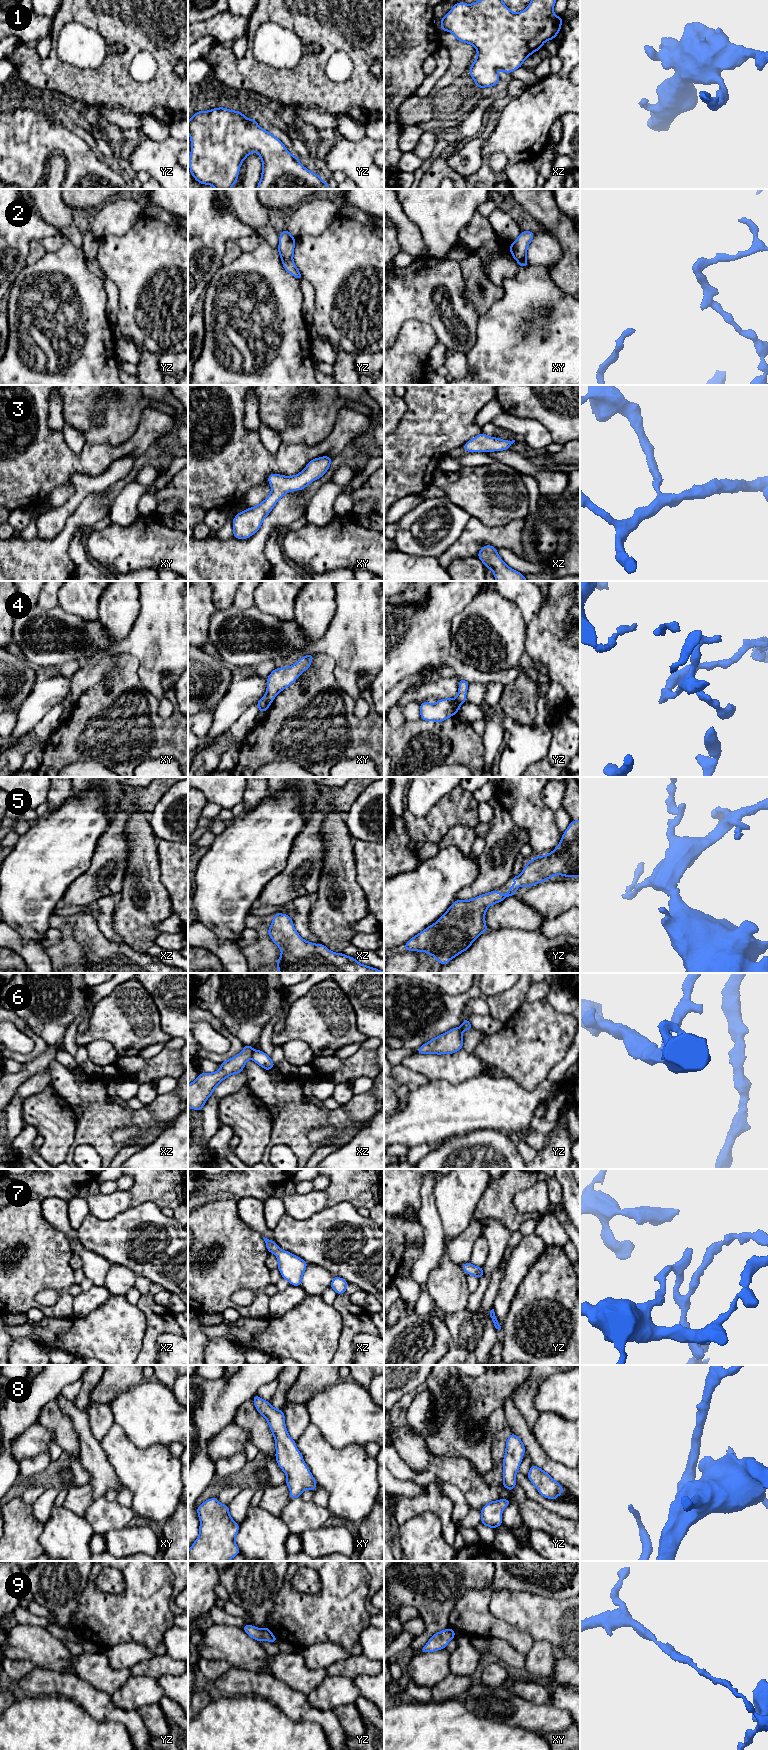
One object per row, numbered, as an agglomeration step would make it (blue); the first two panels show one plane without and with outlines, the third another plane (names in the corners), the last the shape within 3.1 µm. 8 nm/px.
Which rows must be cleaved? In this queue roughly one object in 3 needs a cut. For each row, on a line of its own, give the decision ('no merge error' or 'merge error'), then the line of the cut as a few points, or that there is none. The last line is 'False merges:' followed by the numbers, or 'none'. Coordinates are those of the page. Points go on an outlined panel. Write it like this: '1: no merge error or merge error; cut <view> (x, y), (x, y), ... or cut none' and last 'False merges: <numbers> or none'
1: no merge error; cut none
2: merge error; cut yz (291, 258), (282, 261)
3: no merge error; cut none
4: merge error; cut xy (261, 699), (269, 705)
5: no merge error; cut none
6: merge error; cut xz (254, 1050), (250, 1057)
7: no merge error; cut none
8: no merge error; cut none
9: no merge error; cut none
False merges: 2, 4, 6

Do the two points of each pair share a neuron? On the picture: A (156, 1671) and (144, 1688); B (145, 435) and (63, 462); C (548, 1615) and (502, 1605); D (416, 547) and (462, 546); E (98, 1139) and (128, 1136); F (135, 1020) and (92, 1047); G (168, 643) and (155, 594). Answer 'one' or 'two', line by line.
A: two
B: one
C: one
D: two
E: two
F: two
G: one

